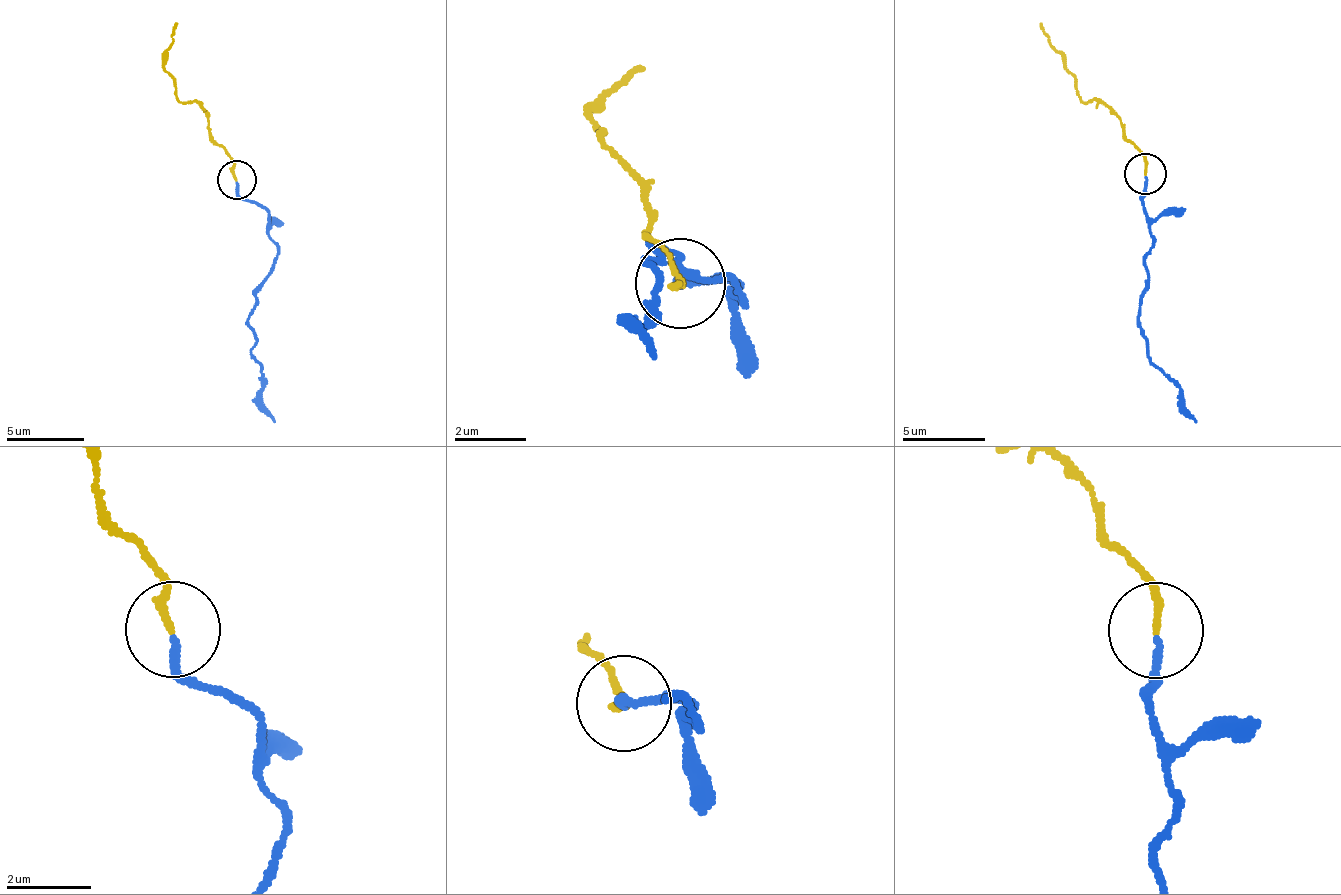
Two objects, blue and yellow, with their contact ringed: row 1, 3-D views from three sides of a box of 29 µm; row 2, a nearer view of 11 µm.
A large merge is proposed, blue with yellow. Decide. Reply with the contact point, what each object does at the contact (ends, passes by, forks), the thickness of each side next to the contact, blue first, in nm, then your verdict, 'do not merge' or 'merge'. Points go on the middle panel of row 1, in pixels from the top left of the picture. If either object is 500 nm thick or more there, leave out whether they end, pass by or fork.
(680, 283) | blue ends | yellow ends | 160/180 nm | merge

